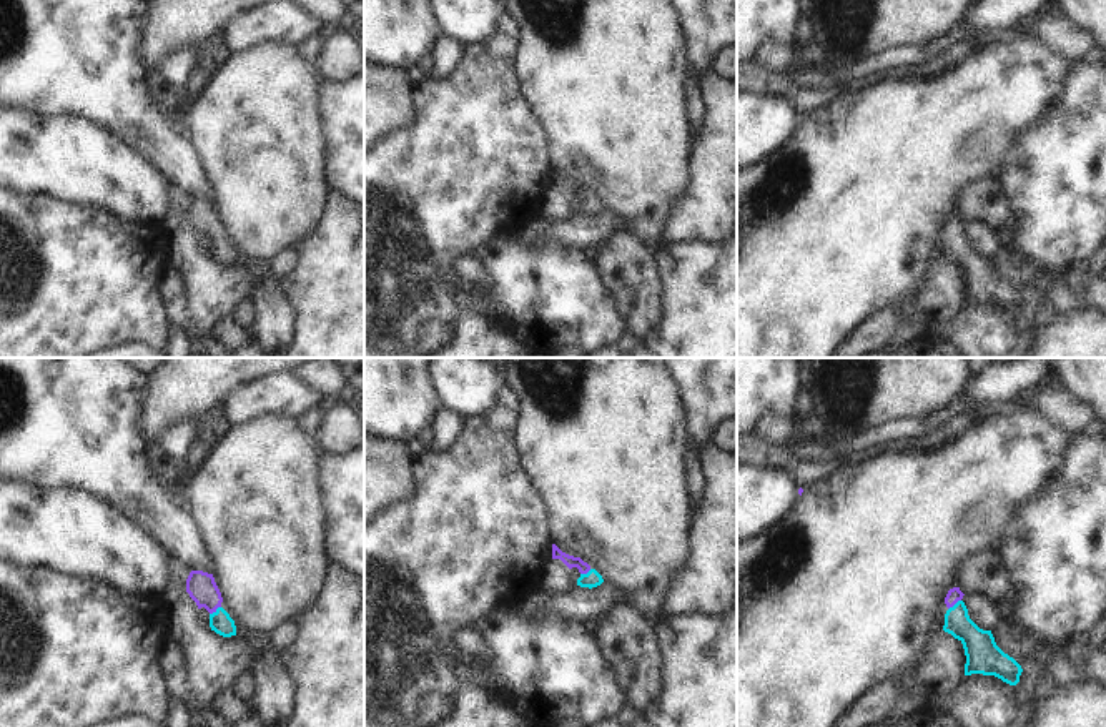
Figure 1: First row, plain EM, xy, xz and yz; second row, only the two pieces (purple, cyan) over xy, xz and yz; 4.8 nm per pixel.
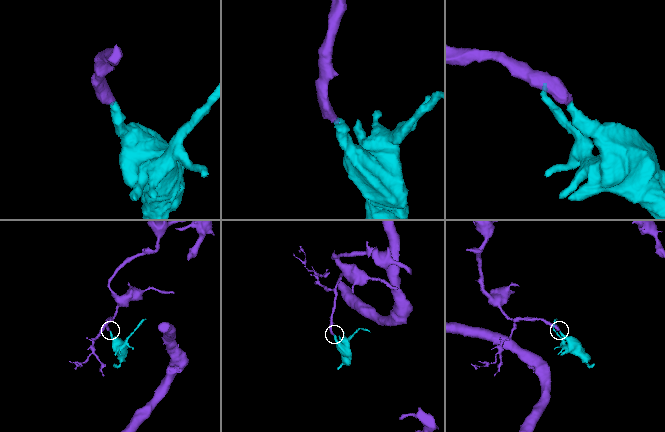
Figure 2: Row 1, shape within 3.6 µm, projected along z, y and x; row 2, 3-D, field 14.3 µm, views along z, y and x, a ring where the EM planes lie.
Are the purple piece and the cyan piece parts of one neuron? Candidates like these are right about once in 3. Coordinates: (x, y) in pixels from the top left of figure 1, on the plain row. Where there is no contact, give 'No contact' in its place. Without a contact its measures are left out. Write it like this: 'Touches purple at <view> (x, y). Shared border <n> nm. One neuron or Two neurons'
Touches purple at xy (215, 237). Shared border 70 nm. One neuron.

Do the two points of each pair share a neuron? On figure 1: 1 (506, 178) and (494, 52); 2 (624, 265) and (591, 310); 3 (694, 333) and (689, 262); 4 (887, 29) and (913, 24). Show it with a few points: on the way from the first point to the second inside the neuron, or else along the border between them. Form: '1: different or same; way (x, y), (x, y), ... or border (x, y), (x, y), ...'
1: same; way (494, 147), (494, 84)
2: different; border (592, 262), (616, 313), (626, 323)
3: same; way (694, 315), (694, 280)
4: same; way (893, 24), (907, 24)

